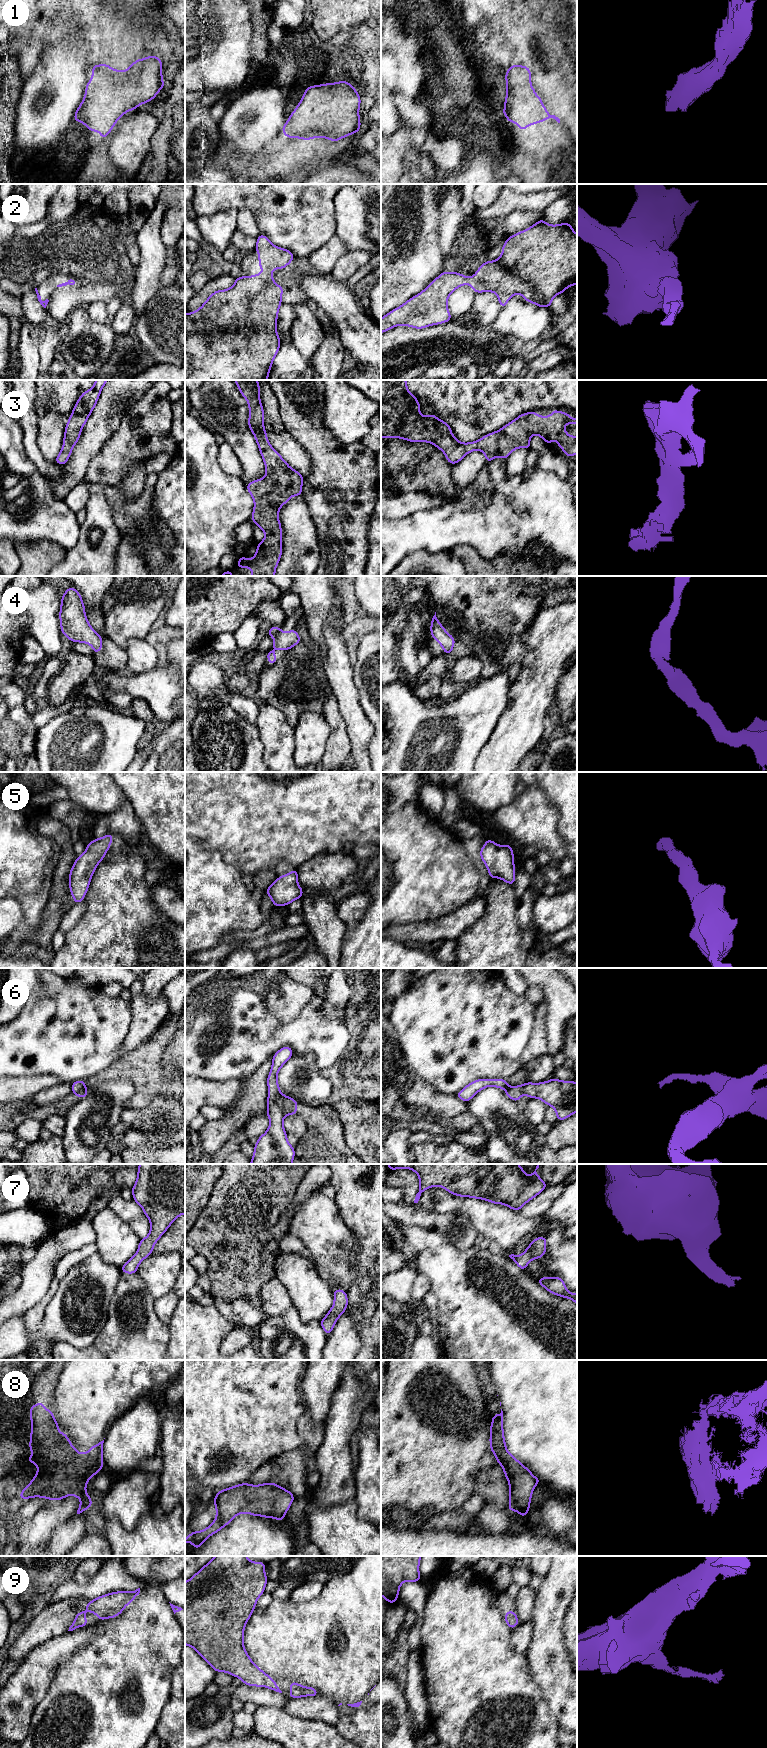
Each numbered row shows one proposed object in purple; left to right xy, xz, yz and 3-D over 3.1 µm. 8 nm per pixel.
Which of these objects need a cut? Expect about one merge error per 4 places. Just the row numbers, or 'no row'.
6

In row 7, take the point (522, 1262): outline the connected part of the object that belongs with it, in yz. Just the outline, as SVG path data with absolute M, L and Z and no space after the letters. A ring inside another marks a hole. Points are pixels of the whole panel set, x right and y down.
M537 1237L529 1244L527 1249L520 1256L511 1254L509 1257L518 1265L520 1269L525 1271L529 1262L533 1259L542 1258L545 1255L546 1243L547 1237Z

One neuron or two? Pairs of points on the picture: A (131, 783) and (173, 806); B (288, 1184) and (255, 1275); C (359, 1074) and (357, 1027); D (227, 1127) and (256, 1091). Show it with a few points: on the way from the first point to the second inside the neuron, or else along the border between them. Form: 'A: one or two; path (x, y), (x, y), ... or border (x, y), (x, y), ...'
A: one; path (141, 783), (150, 783), (163, 796)
B: one; path (273, 1207), (270, 1221), (255, 1237), (255, 1252)
C: one; path (359, 1062), (358, 1039)
D: one; path (235, 1118), (252, 1100)

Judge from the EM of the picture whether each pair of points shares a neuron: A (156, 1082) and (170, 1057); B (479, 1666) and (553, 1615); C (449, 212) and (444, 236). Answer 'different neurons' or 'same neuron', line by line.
A: same neuron
B: different neurons
C: same neuron

